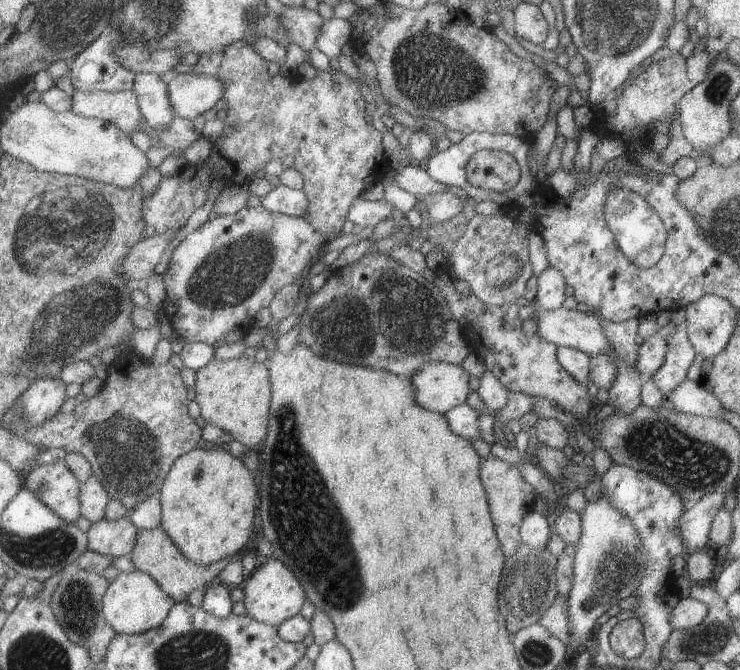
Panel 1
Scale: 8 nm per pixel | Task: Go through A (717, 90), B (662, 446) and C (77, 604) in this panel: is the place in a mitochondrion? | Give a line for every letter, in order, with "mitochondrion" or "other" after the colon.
A: mitochondrion
B: mitochondrion
C: mitochondrion

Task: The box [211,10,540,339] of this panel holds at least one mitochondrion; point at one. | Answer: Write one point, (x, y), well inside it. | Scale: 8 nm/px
(437, 71)

